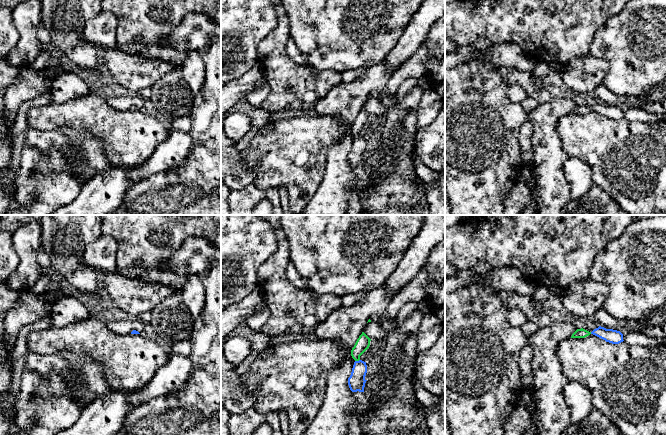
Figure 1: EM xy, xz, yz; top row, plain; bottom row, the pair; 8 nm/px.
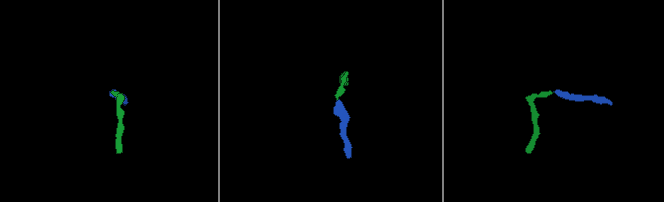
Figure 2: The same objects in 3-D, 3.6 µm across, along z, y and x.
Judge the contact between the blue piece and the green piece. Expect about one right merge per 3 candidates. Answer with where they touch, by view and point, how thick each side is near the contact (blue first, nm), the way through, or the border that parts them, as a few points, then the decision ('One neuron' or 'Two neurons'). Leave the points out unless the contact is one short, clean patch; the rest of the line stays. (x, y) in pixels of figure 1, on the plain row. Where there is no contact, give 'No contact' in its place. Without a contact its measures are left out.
Touches blue at xz (357, 137). Thickness 140 nm (blue) against 110 nm. Path across: xz (356, 157), (357, 137), (357, 126), (362, 120). One neuron

